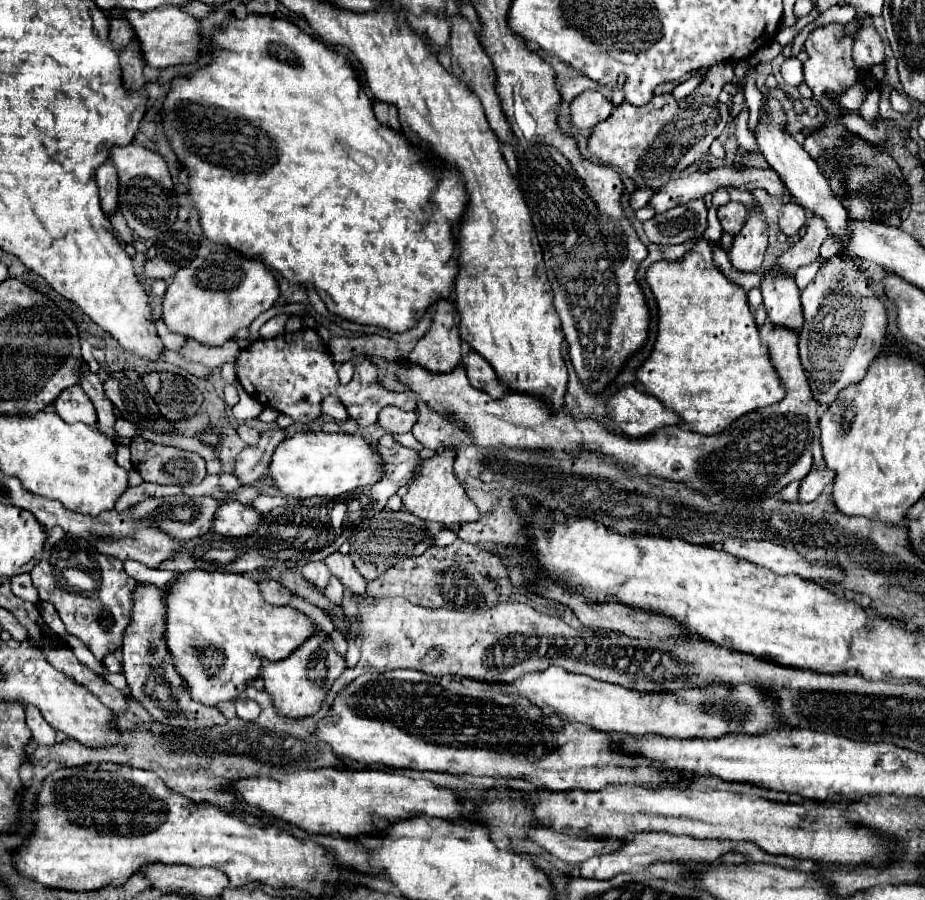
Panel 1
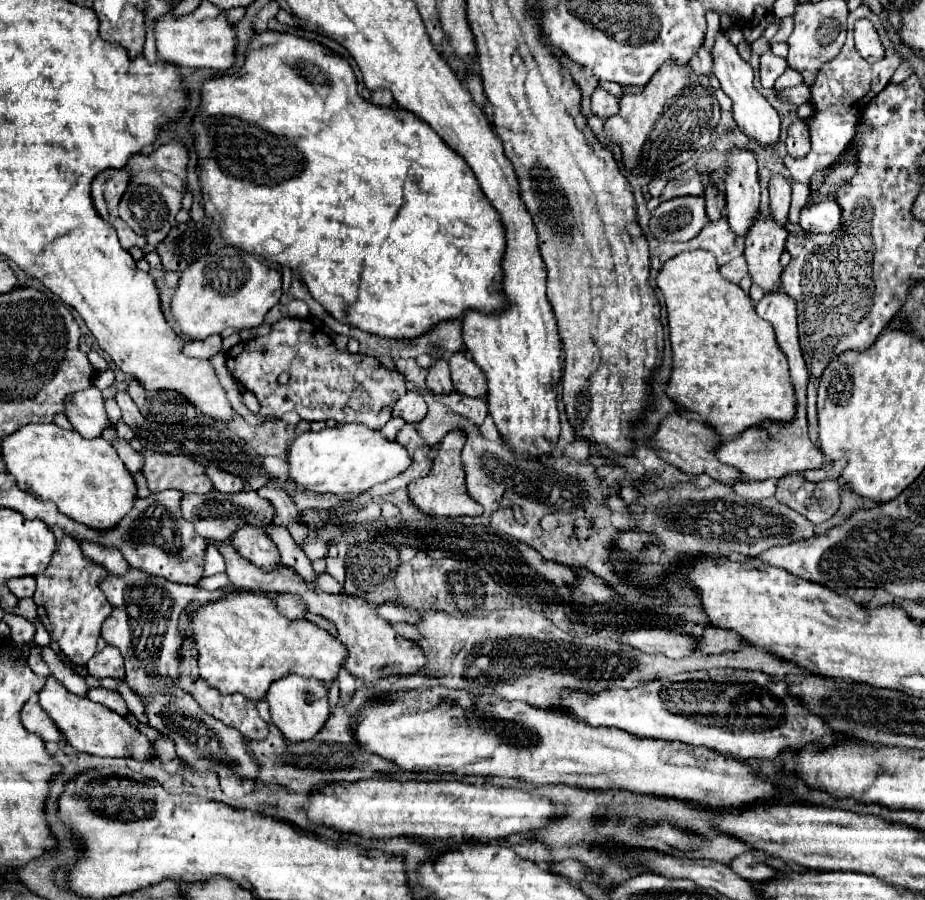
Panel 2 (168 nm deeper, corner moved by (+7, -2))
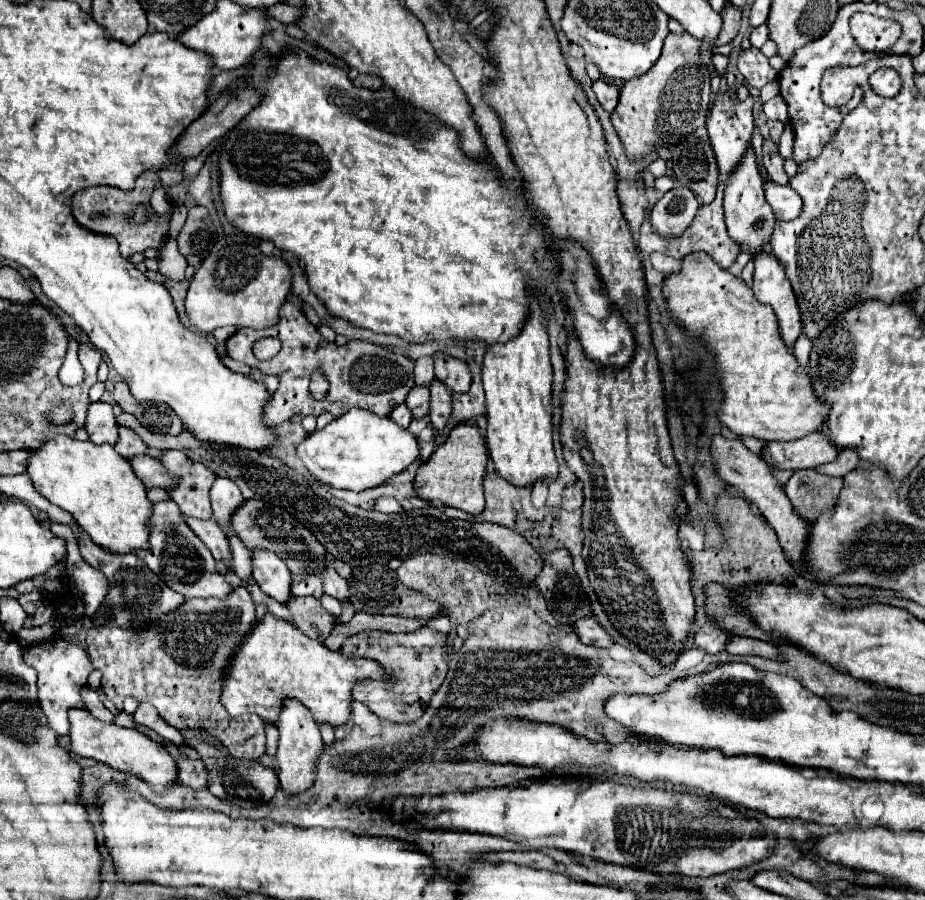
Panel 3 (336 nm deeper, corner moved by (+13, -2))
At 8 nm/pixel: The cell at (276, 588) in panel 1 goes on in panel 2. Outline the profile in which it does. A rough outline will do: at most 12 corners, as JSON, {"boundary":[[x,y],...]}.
{"boundary":[[293,594],[273,598],[279,612],[291,620],[307,614],[305,602]]}

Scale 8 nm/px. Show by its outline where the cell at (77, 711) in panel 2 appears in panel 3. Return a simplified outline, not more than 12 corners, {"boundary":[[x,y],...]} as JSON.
{"boundary":[[69,708],[77,756],[133,772],[155,792],[177,782],[175,760],[135,728]]}

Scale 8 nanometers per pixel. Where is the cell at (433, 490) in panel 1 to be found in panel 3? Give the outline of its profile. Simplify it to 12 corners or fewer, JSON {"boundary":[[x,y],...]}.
{"boundary":[[457,424],[419,466],[413,488],[479,516],[487,448]]}

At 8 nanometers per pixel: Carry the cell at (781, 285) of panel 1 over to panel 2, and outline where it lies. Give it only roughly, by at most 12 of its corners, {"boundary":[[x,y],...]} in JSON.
{"boundary":[[759,214],[745,234],[749,276],[779,288],[787,230]]}

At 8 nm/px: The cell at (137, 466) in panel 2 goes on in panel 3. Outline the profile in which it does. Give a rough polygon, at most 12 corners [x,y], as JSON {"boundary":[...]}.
{"boundary":[[155,458],[129,460],[147,488],[173,486],[173,478]]}

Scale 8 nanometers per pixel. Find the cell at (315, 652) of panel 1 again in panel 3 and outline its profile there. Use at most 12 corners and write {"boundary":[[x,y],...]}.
{"boundary":[[285,698],[277,730],[279,782],[307,790],[321,754],[309,708]]}

